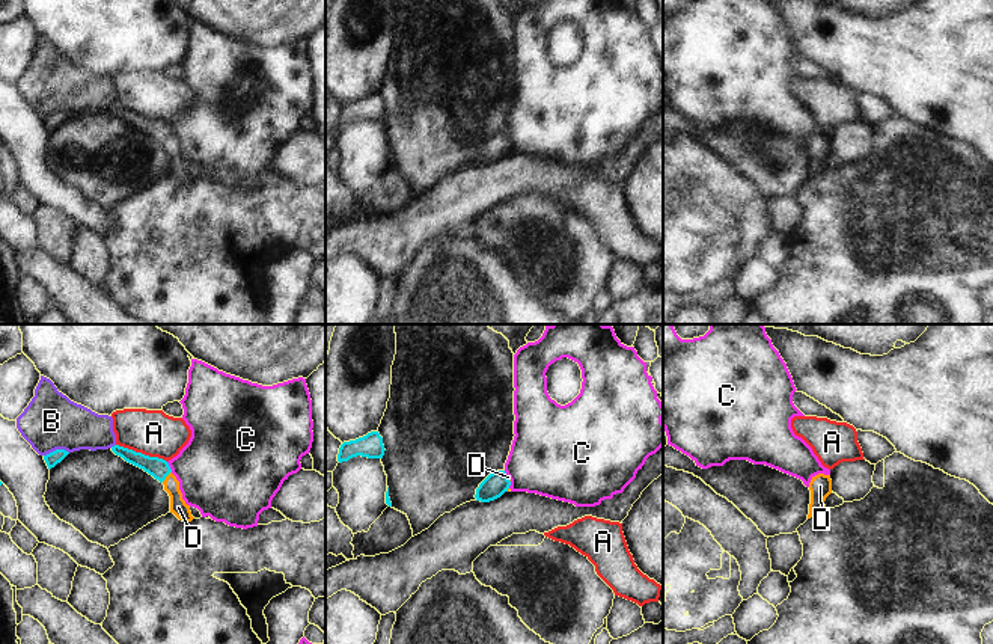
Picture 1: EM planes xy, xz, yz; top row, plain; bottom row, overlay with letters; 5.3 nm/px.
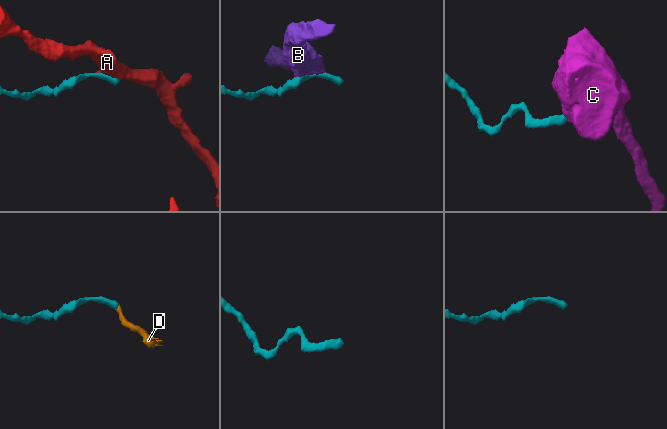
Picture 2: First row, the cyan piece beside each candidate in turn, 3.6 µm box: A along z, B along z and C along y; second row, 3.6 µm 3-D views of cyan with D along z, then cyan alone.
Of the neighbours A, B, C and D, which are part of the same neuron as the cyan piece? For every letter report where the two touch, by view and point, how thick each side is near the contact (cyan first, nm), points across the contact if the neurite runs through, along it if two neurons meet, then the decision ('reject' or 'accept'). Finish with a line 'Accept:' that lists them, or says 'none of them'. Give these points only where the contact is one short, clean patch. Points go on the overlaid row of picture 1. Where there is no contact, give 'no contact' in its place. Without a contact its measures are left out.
A: contact xy (140, 453); calibres 110 and 240 nm; reject
B: contact xy (56, 450); calibres 70 and 300 nm; reject
C: contact xy (169, 466); calibres 110 and 420 nm; border xy (166, 462), (172, 471); reject
D: contact xy (166, 475); calibres 110 and 90 nm; way xy (158, 468), (166, 475), (178, 507); accept
Accept: D

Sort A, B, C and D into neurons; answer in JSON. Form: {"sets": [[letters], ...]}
{"sets": [["A"], ["B"], ["C"], ["D"]]}

